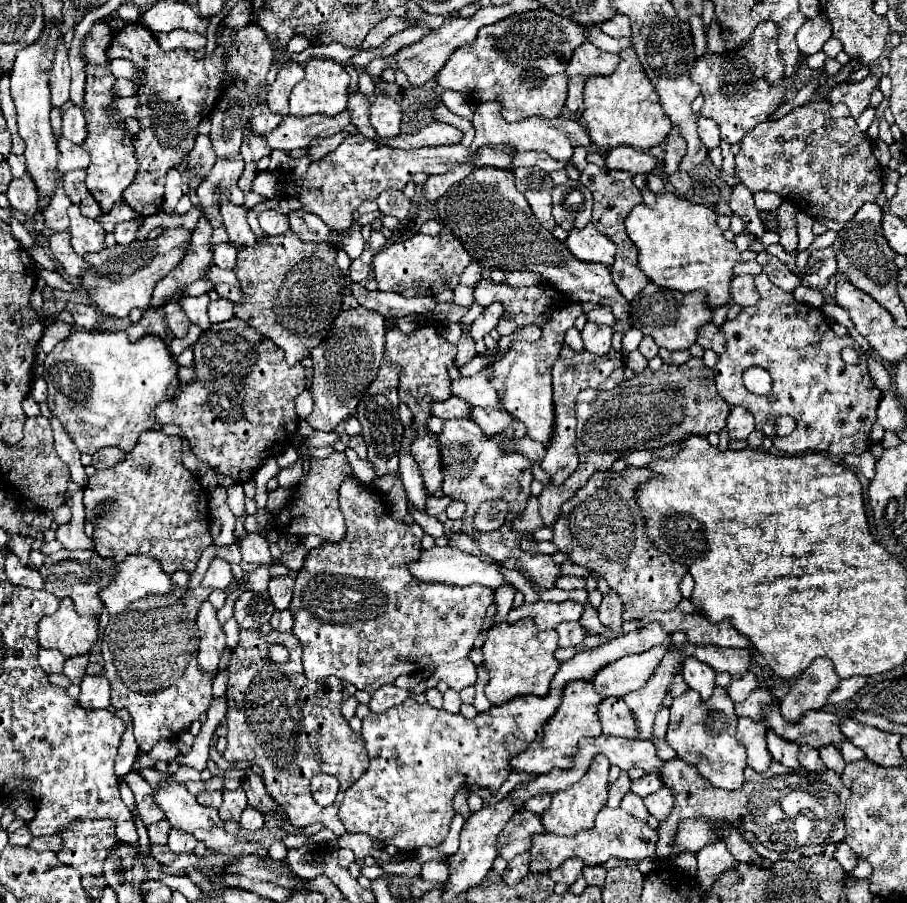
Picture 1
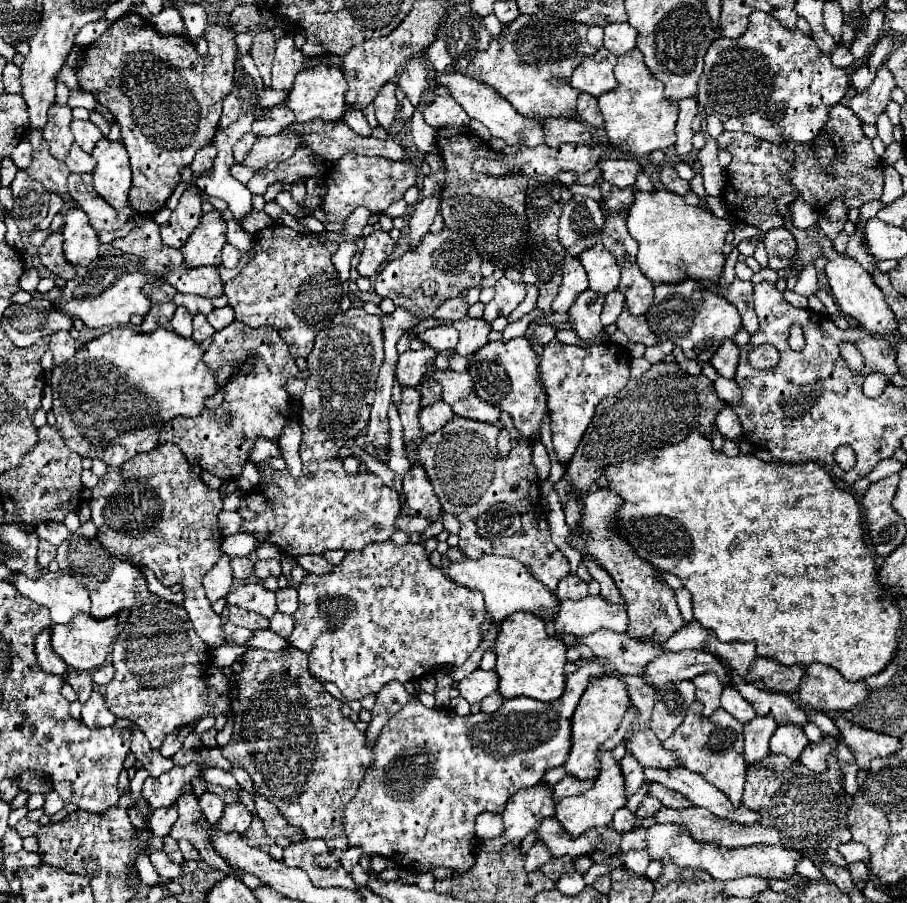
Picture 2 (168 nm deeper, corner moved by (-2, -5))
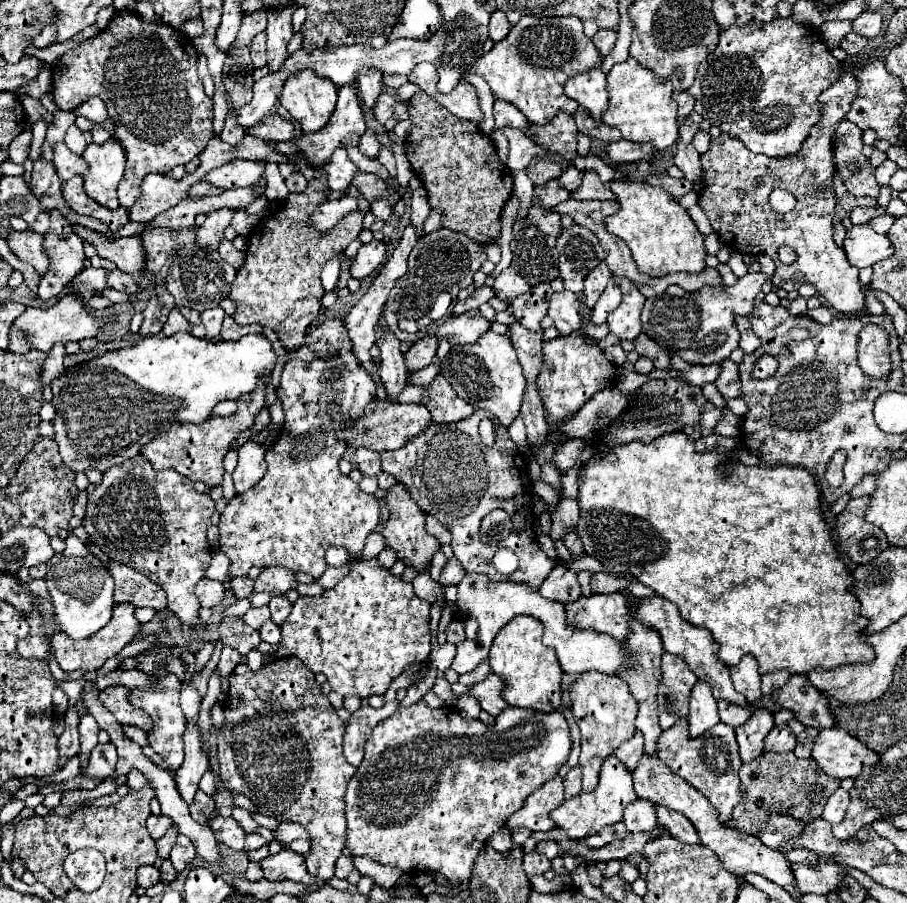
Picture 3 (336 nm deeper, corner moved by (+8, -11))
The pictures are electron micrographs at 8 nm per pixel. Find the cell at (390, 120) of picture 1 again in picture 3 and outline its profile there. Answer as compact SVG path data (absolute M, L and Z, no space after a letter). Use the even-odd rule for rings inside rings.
M367 69L367 71L359 71L357 81L359 81L359 97L363 99L365 107L373 109L377 97L383 91L383 75L379 75L379 71L375 69Z

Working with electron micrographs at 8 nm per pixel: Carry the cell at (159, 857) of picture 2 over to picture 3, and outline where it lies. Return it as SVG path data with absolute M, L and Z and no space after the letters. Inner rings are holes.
M143 865L137 869L137 883L139 887L151 887L159 881L159 869L155 865Z

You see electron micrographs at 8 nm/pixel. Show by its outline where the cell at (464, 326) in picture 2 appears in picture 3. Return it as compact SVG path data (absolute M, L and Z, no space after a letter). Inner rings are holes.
M467 311L459 317L451 317L447 319L443 325L437 327L437 331L433 333L437 339L447 339L451 343L451 347L455 345L467 345L467 343L475 343L479 339L479 335L487 333L487 329L491 327L491 323L487 319L481 317L481 313L475 311Z

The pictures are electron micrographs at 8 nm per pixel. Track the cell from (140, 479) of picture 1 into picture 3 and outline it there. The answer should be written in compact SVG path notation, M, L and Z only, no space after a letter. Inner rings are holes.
M129 459L119 467L111 467L103 473L103 481L99 485L89 485L89 503L87 515L83 519L83 527L87 529L91 541L107 553L117 563L129 565L135 571L147 575L153 583L157 583L169 599L167 609L171 609L183 625L199 623L199 601L193 593L195 583L205 577L205 571L211 563L211 547L207 543L207 529L211 525L211 515L215 511L215 503L209 495L197 493L193 489L193 481L179 475L175 469L157 471L147 459Z

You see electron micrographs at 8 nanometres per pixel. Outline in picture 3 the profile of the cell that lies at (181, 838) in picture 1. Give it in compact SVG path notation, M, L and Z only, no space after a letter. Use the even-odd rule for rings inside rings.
M179 835L177 841L175 841L175 845L173 845L173 849L171 849L171 857L169 857L171 863L173 863L173 867L181 873L183 869L189 867L189 863L193 861L193 857L195 857L195 847L193 847L191 839L187 839L185 835Z

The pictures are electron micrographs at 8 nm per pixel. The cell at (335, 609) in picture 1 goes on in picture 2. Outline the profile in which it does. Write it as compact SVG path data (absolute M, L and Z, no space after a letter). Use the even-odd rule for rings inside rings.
M385 541L385 543L373 543L373 545L367 545L365 549L361 551L351 551L347 553L347 557L343 559L341 565L337 565L331 573L327 575L313 575L309 573L301 585L299 585L299 609L295 611L293 619L295 619L295 629L289 637L289 645L291 647L297 647L299 651L307 653L309 655L309 669L313 673L313 677L321 683L325 681L331 681L335 683L343 697L347 701L353 701L353 699L363 699L365 695L369 693L379 693L383 689L385 683L393 681L393 679L399 679L401 683L407 683L407 681L413 681L413 679L419 679L425 671L431 671L435 665L463 665L465 659L479 647L481 643L481 625L485 621L485 603L483 603L483 597L479 591L471 591L471 589L465 589L463 585L457 585L449 579L443 577L441 569L433 567L427 559L427 553L425 553L425 547L423 545L415 545L415 543L407 543L403 547L397 547L395 543L391 541Z

